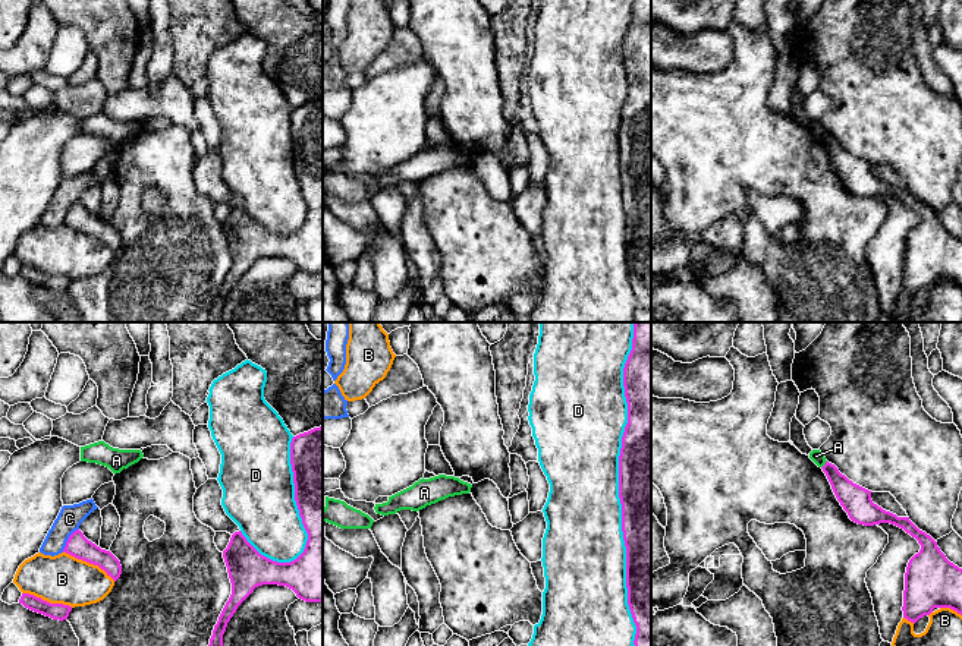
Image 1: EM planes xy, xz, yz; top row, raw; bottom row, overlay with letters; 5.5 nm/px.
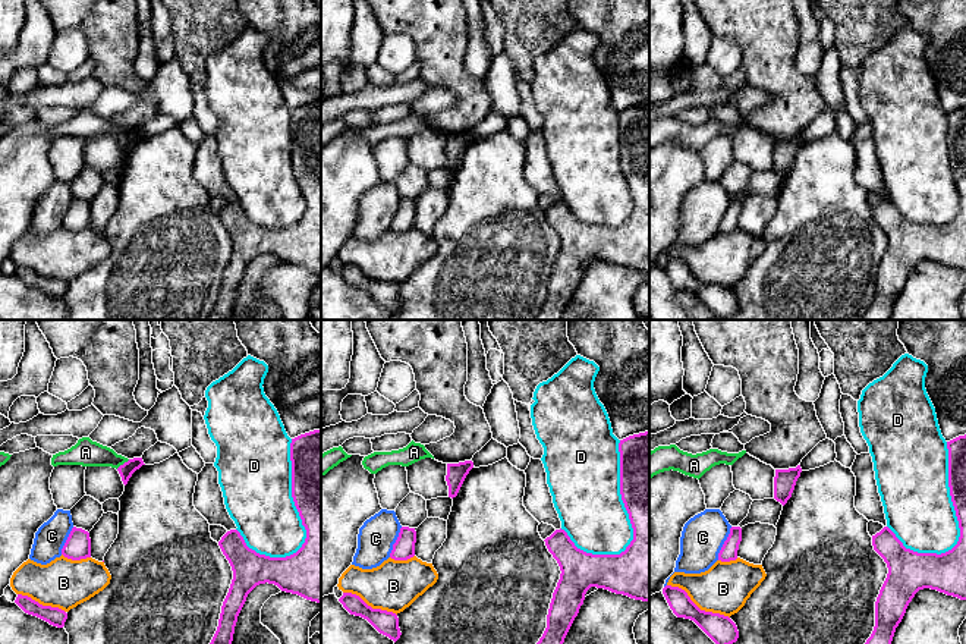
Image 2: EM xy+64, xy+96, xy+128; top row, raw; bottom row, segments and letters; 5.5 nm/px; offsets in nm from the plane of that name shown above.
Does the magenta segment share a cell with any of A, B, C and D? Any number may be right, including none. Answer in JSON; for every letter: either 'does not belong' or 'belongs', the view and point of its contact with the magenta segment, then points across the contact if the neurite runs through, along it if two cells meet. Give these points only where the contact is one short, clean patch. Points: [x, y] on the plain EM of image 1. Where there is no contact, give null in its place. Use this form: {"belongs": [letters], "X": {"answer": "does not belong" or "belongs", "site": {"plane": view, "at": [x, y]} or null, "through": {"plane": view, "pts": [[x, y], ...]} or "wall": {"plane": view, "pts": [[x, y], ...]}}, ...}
{"belongs": [], "A": {"answer": "does not belong", "site": {"plane": "yz", "at": [824, 136]}, "wall": {"plane": "yz", "pts": [[826, 132], [821, 139]]}}, "B": {"answer": "does not belong", "site": {"plane": "xy", "at": [90, 235]}}, "C": {"answer": "does not belong", "site": {"plane": "xy", "at": [68, 211]}}, "D": {"answer": "does not belong", "site": {"plane": "xz", "at": [619, 161]}}}

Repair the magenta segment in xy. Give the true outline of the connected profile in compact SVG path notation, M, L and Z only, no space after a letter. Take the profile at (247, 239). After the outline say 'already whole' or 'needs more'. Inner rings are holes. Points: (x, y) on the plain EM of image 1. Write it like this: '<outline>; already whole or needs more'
M323 98L299 105L290 114L290 136L295 155L295 173L308 205L304 224L290 234L277 234L261 227L242 207L235 204L223 230L232 255L226 274L210 311L208 322L223 322L223 306L238 278L262 256L279 256L292 261L305 274L323 274Z; already whole

